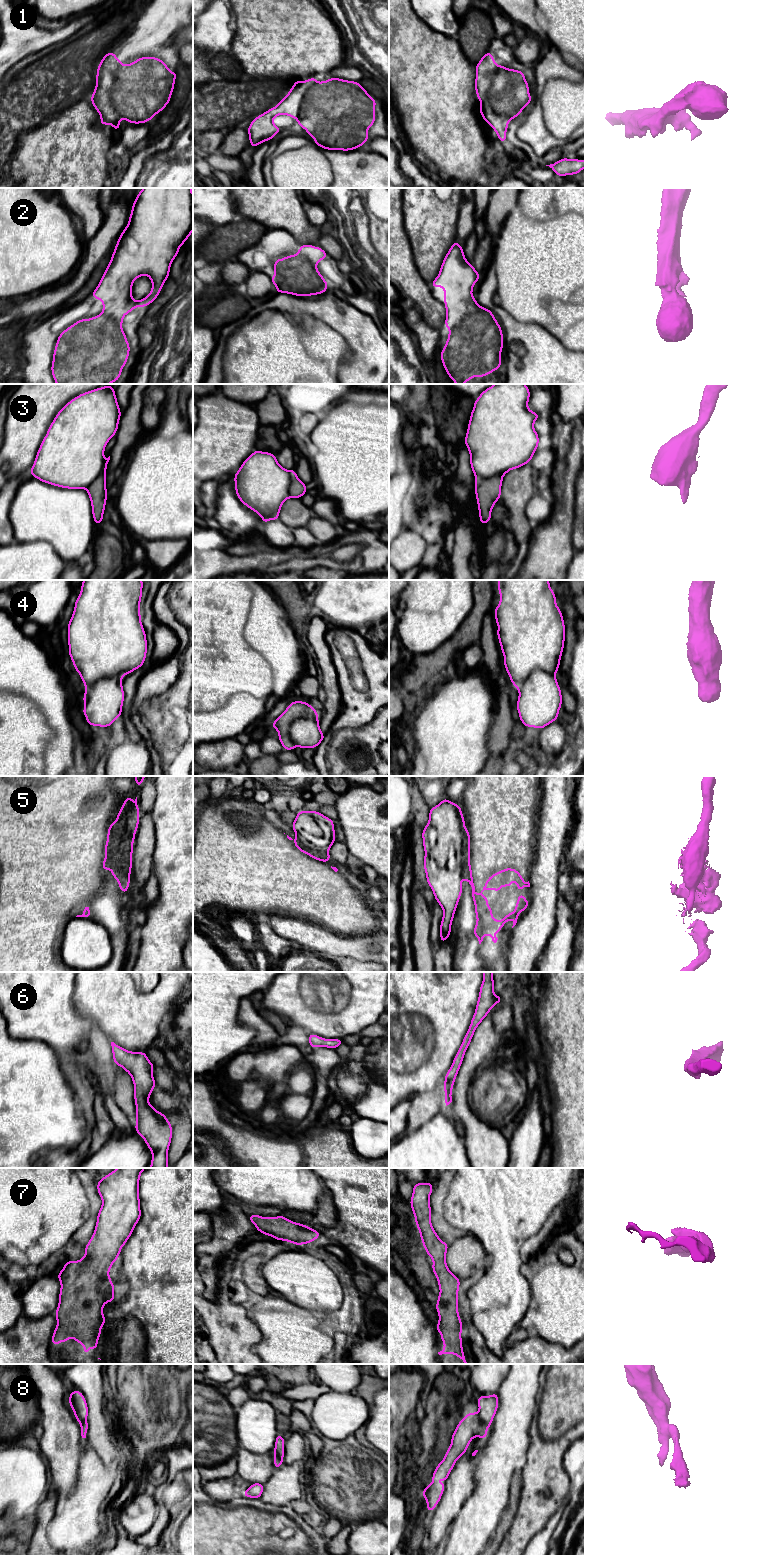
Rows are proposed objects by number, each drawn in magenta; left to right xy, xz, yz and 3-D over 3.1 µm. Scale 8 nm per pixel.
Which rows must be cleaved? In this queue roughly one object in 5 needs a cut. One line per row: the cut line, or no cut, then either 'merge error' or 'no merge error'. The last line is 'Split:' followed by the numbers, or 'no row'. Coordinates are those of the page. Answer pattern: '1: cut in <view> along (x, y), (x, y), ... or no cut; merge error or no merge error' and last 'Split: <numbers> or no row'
1: no cut; no merge error
2: no cut; no merge error
3: cut in xy along (105, 460), (103, 470), (86, 489); merge error
4: no cut; no merge error
5: cut in xy along (114, 825), (114, 849), (129, 879); merge error
6: no cut; no merge error
7: no cut; no merge error
8: no cut; no merge error
Split: 3, 5

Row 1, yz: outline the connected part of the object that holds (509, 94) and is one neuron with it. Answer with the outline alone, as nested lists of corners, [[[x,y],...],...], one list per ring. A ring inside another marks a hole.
[[[489,52],[475,66],[475,91],[481,101],[484,122],[495,130],[501,143],[507,140],[508,124],[532,101],[524,71],[497,65]]]

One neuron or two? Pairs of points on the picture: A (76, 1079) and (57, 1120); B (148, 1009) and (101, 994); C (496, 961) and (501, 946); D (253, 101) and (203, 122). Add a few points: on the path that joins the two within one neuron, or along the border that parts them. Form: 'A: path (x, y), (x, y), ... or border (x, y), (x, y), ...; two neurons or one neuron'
A: border (61, 1067), (67, 1083), (74, 1091); two neurons
B: path (136, 1009), (120, 1009), (113, 1002); one neuron
C: path (498, 957), (500, 950); one neuron
D: path (241, 101), (222, 104), (215, 110); one neuron

